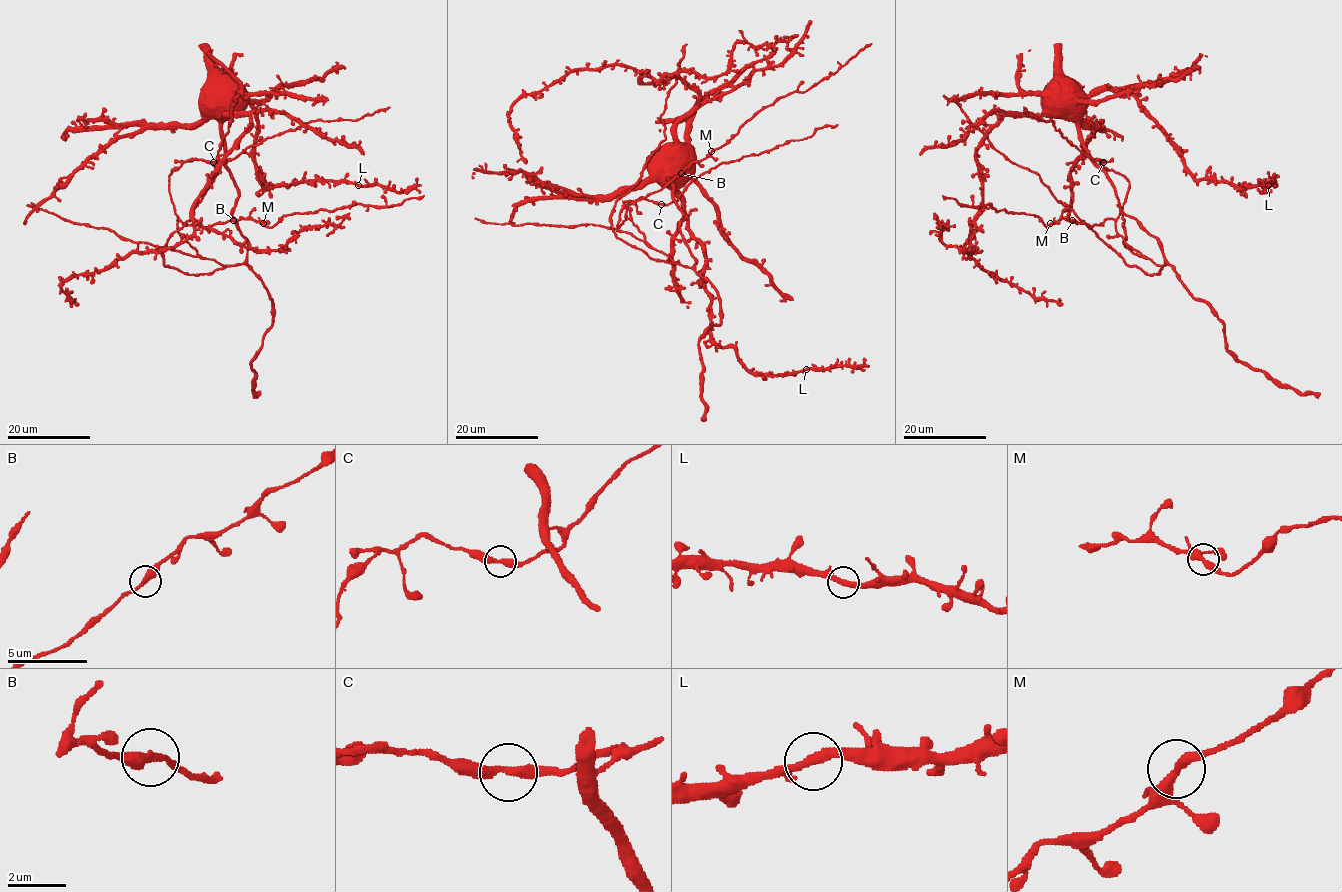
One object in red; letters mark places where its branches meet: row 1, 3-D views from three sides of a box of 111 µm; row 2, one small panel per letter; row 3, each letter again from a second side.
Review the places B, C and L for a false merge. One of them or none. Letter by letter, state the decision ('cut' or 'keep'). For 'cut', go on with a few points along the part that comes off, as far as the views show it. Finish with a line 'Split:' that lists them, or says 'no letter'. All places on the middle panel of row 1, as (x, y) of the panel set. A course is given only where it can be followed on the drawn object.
B: keep
C: keep
L: keep
Split: no letter

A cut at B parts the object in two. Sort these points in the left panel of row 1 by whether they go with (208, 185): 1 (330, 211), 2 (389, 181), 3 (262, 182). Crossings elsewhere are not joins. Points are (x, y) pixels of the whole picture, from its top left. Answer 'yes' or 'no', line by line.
1: no
2: yes
3: yes

